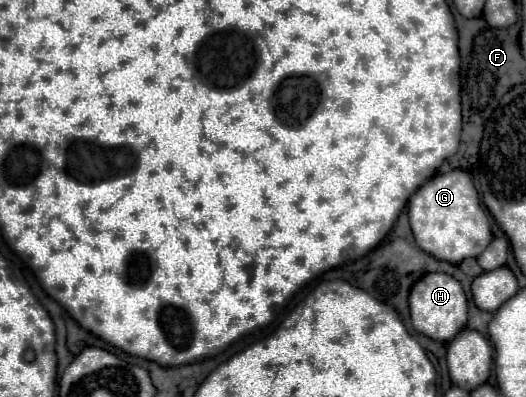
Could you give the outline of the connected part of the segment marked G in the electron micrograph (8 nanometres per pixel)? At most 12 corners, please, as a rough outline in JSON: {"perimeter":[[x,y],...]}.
{"perimeter":[[464,170],[436,174],[408,202],[416,244],[460,264],[492,240]]}

